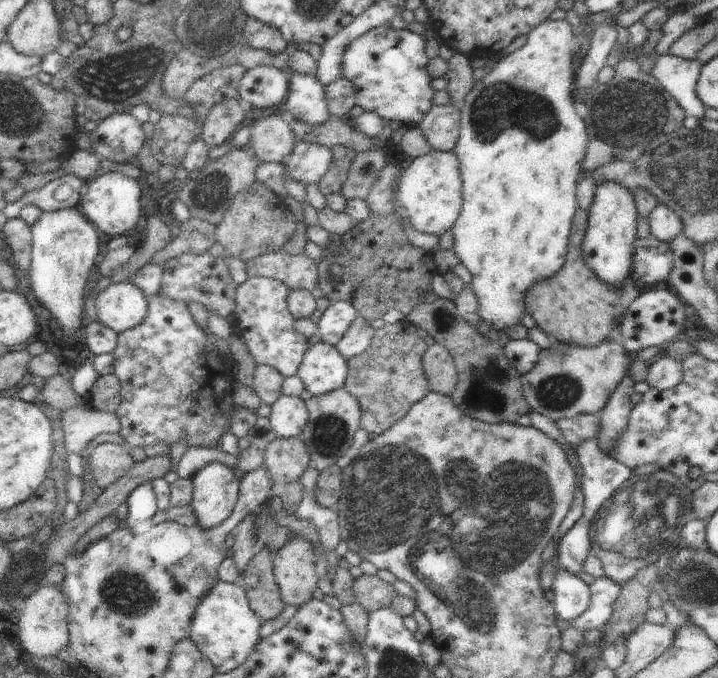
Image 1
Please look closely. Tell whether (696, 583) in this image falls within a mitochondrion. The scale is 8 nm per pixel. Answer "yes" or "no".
yes

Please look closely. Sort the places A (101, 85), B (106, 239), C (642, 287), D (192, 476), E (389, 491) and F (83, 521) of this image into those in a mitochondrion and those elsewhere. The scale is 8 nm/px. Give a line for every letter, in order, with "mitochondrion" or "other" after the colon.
A: mitochondrion
B: other
C: other
D: other
E: mitochondrion
F: other

